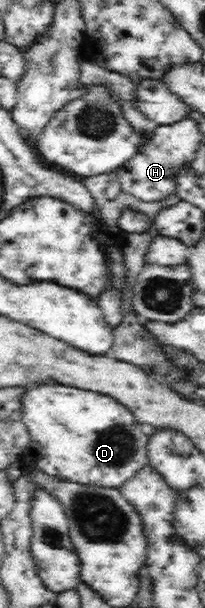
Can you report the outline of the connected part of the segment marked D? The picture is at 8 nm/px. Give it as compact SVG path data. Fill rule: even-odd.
M46 382L42 386L32 386L26 390L24 398L22 398L22 420L28 425L28 431L32 435L30 449L38 453L37 469L48 477L57 477L70 483L80 485L95 485L104 489L120 489L127 481L130 481L144 466L149 465L148 457L148 439L149 430L144 425L136 421L136 417L132 411L124 406L124 403L116 400L114 397L102 394L98 391L79 389L73 386L56 385L54 382Z

